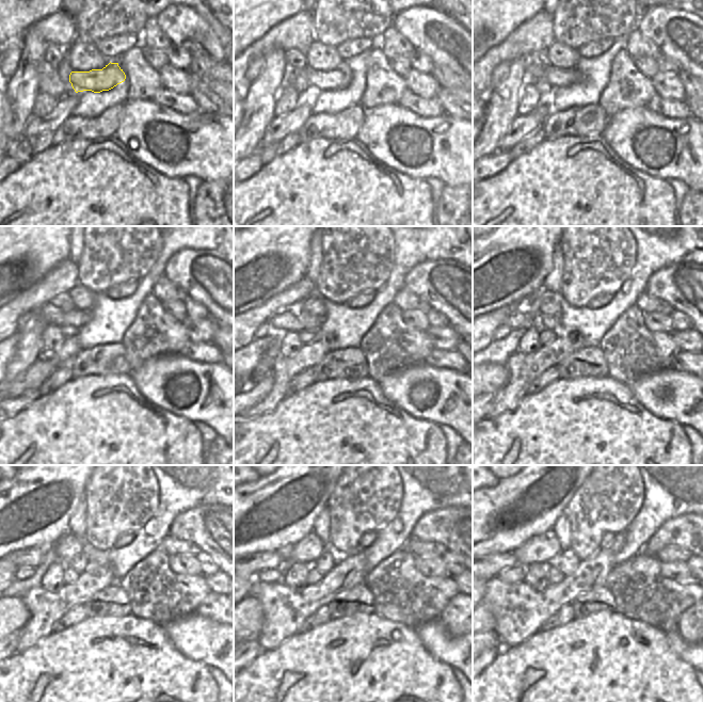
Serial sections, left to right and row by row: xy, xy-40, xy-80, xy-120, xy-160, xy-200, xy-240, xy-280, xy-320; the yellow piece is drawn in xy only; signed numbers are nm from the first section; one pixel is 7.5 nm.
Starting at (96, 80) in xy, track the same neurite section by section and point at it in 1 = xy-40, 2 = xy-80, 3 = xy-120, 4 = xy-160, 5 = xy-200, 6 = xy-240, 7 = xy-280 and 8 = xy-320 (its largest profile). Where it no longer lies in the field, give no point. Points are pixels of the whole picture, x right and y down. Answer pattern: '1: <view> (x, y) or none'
1: xy-40 (340, 78)
2: xy-80 (556, 78)
3: xy-120 (52, 316)
4: xy-160 (297, 319)
5: xy-200 (526, 319)
6: xy-240 (33, 558)
7: xy-280 (255, 562)
8: xy-320 (494, 563)

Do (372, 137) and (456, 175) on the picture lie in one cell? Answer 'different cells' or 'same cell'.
same cell

